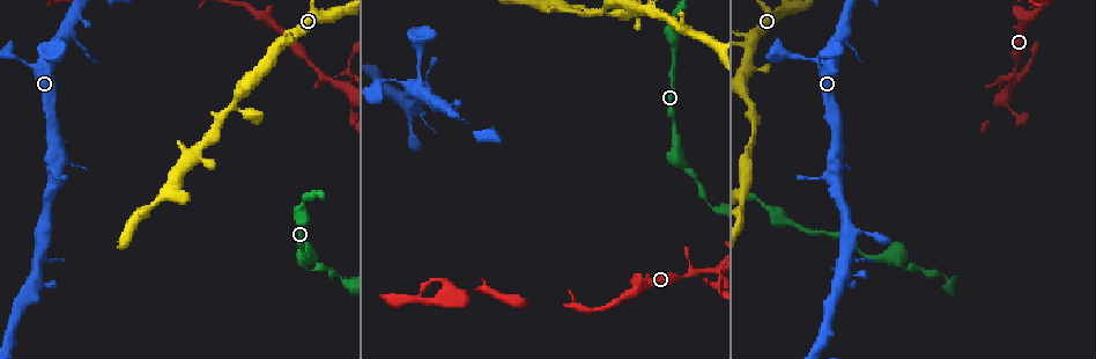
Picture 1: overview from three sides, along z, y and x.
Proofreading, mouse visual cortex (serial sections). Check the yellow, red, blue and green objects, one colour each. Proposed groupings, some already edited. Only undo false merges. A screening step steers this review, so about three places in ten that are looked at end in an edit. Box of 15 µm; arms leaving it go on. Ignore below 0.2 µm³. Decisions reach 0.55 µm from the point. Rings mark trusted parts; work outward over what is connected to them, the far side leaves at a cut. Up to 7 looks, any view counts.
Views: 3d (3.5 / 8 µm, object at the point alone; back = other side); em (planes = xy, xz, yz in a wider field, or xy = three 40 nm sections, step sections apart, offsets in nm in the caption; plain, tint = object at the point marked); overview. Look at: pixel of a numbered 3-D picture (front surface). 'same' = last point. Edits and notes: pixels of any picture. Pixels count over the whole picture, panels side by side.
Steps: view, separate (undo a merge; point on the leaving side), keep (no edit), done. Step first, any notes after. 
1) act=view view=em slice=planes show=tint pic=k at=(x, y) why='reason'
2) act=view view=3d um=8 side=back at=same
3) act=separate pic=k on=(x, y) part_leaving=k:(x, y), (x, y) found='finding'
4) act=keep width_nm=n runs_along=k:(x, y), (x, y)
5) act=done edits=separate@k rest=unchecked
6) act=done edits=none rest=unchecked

act=view view=em slice=xy step=3 show=tint pic=1 at=(751, 41) why='four-way junction'

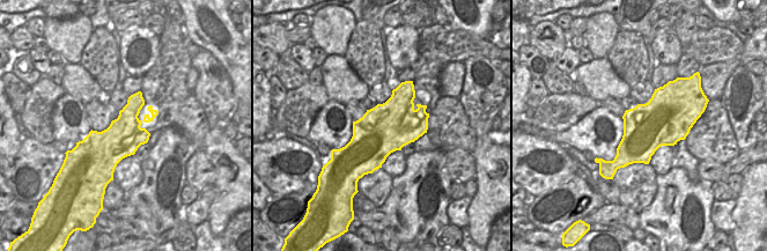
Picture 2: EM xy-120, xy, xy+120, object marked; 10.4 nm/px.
act=view view=3d um=3.5 side=back at=same why='wider look'

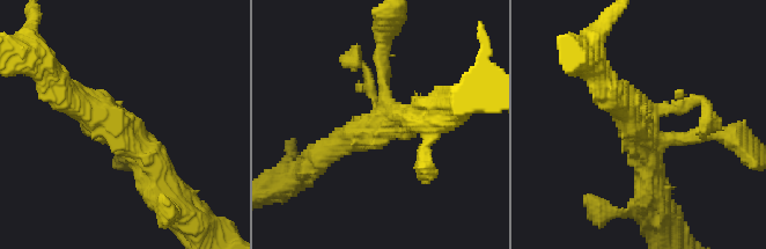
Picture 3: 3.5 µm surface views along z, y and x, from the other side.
act=keep arm_widths_nm=150,200,350,400 found='one cell here'

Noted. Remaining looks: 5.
act=view view=3d um=3.5 pic=1 at=(1011, 80) why='thick turns thin'

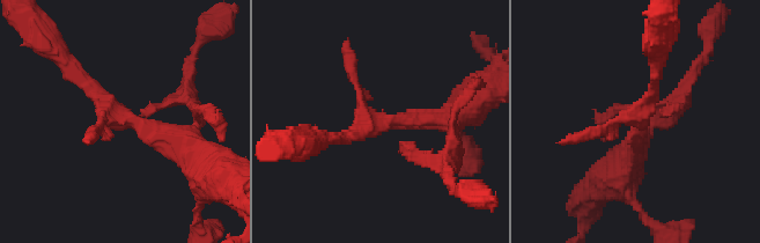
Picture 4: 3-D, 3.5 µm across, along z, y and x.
act=view view=em slice=planes show=tint pic=4 at=(382, 123) why='need the tissue'

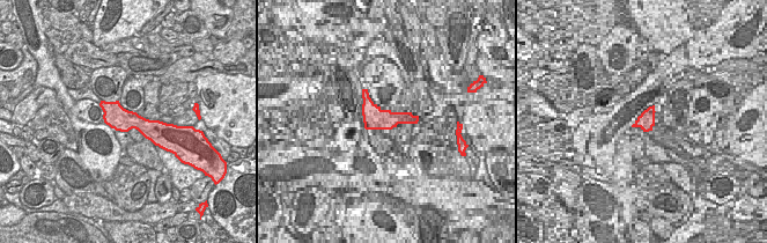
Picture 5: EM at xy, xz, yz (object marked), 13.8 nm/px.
act=keep runs_along=5:(103, 104), (123, 120), (163, 129) found='one cell here'

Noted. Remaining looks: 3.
act=view view=3d um=3.5 pic=1 at=(904, 268)

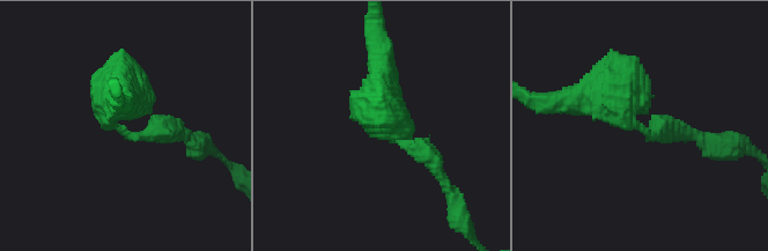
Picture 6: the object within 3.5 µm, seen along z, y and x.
act=view view=em slice=xy step=3 show=tint pic=6 at=(122, 132) arm_widths_nm=250,500

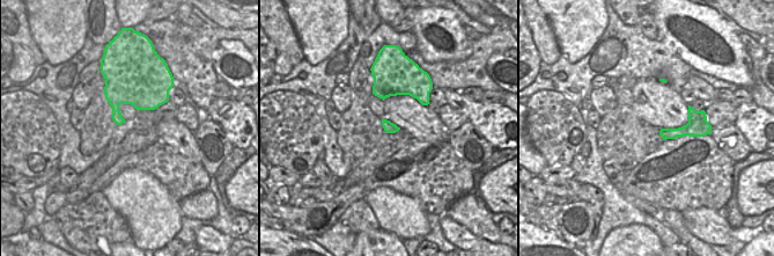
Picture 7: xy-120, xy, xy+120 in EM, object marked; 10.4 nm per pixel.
act=keep runs_along=6:(383, 76), (368, 120), (440, 174) found='one cell here'

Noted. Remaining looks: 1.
act=done edits=none rest=unchecked

